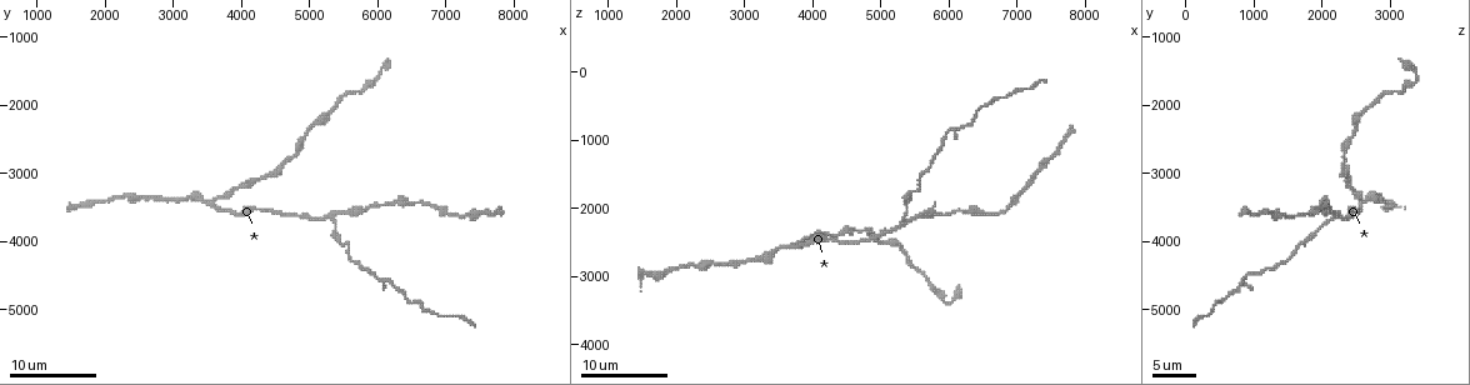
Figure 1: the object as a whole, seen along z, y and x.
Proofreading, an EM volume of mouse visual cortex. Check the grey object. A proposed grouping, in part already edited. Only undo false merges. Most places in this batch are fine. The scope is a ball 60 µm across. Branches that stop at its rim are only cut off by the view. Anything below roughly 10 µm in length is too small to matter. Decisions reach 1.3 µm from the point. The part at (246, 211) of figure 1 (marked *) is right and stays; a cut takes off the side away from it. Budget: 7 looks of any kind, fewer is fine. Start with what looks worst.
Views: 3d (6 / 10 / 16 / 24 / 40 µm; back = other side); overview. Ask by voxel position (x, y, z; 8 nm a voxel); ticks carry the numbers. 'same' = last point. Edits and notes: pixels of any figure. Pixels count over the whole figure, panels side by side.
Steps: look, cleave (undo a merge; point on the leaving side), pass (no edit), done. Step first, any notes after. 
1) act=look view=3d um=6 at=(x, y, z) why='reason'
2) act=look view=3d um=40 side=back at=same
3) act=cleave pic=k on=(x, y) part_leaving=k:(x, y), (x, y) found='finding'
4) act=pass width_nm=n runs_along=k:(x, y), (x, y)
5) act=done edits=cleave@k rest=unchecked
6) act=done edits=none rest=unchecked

act=look view=3d um=10 at=(3500, 3400, 2600) why='arms part here'

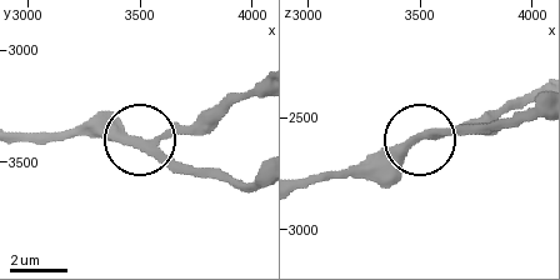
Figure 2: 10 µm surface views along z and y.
act=look view=3d um=10 side=back at=(3560, 3430, 2570)

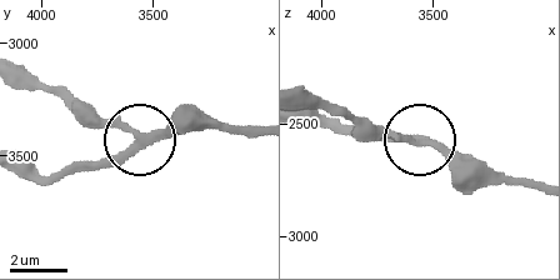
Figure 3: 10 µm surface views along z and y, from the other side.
act=pass runs_along=3:(26, 168), (53, 175), (118, 158), (146, 139), (194, 131) found='continuous, no second cell'

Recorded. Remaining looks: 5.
act=look view=3d um=6 at=(5350, 3600, 2200) why='three arms meet'

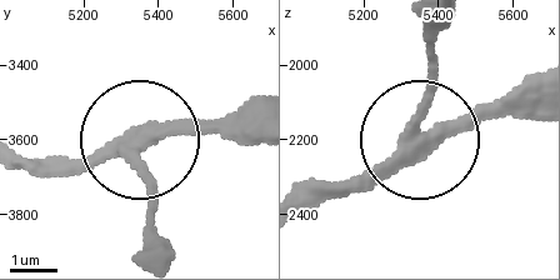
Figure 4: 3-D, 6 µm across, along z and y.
act=cleave pic=4 on=(150, 191) arms=3 part_leaving=4:(129, 146), (153, 206), (153, 254) found='a second cell is stuck on'

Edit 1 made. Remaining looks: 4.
act=look view=overview

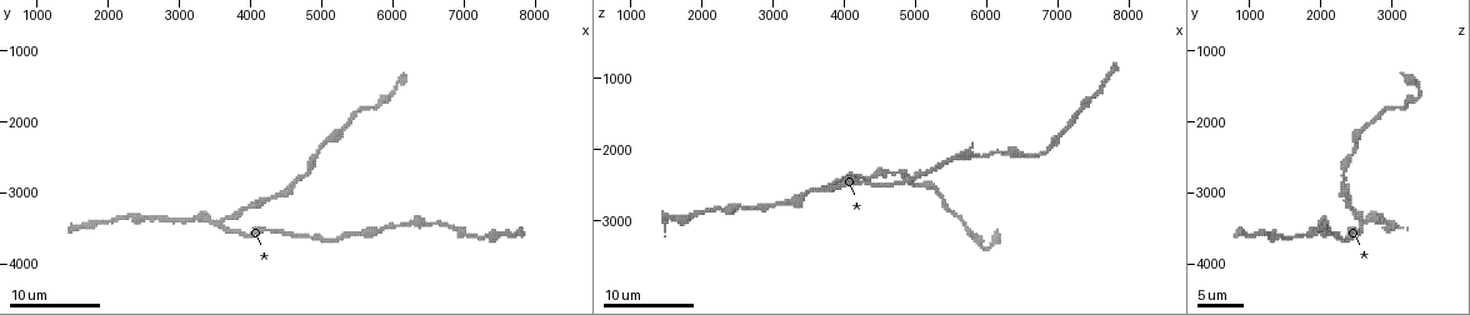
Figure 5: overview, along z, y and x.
act=look view=3d um=10 at=(6850, 3450, 1950) why='thick turns thin'

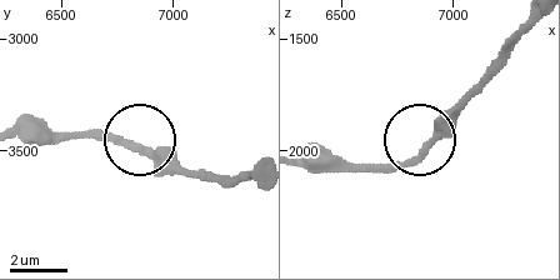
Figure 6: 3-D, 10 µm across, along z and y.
act=pass runs_along=6:(26, 135), (113, 135), (204, 170) found='one cell here'

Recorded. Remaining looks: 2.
act=look view=3d um=6 at=(5300, 2150, 2550) why='calibre changes'

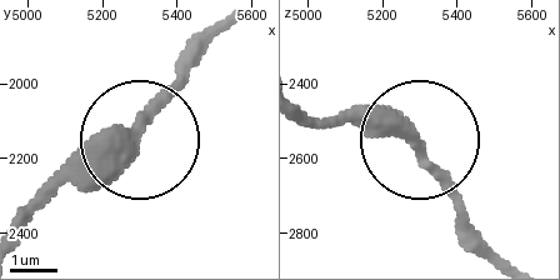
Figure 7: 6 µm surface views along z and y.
act=pass found='one cell here'

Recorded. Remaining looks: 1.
act=done edits=cleave@4 rest=unchecked

